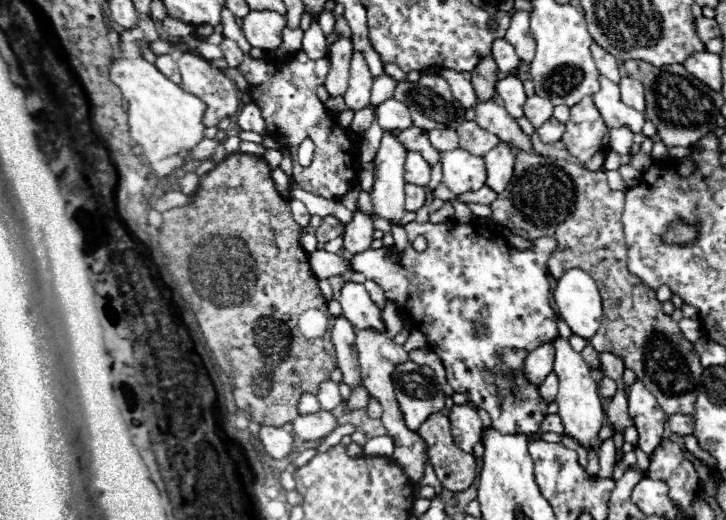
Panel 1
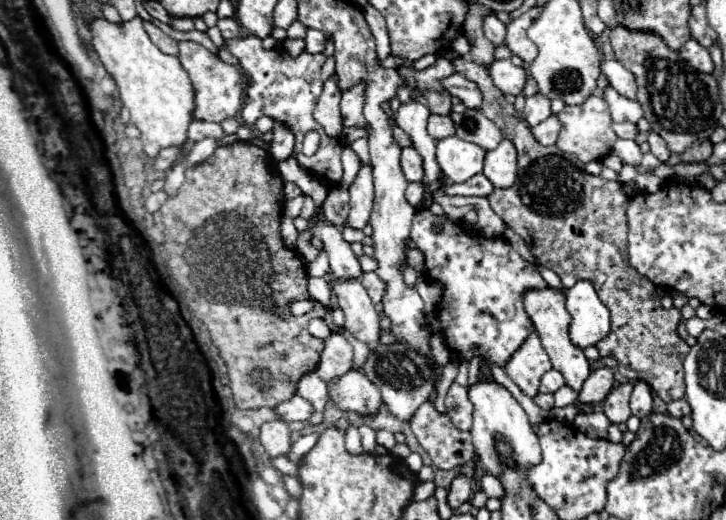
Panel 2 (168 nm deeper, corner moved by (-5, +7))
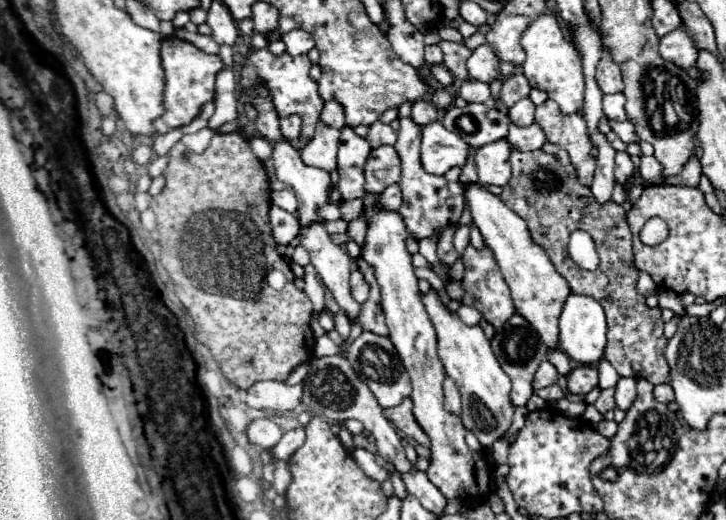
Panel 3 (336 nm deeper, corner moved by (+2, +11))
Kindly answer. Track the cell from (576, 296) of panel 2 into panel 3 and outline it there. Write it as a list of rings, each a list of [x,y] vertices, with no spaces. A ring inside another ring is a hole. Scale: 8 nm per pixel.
[[[571,293],[565,301],[565,307],[563,307],[563,313],[559,319],[559,345],[561,345],[561,349],[573,361],[577,361],[581,365],[595,365],[597,361],[603,359],[605,333],[607,333],[607,323],[605,323],[603,307],[593,297]]]

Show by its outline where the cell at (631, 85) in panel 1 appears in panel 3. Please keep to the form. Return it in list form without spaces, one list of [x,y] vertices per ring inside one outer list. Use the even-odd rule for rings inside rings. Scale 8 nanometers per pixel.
[[[605,53],[599,61],[599,69],[595,73],[595,79],[599,81],[599,87],[603,93],[621,93],[623,91],[623,77],[621,69],[611,61],[611,57]]]

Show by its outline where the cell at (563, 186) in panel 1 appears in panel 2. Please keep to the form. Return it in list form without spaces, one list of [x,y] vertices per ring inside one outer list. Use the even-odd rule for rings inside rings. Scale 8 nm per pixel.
[[[464,57],[456,59],[452,65],[458,73],[466,75],[470,81],[474,81],[480,87],[480,91],[484,95],[482,113],[490,121],[494,121],[500,127],[502,135],[512,139],[512,143],[518,149],[518,181],[508,189],[494,189],[490,193],[488,201],[490,201],[492,211],[498,217],[502,217],[526,241],[526,245],[532,249],[532,253],[538,257],[538,261],[544,267],[552,269],[562,279],[562,283],[566,287],[572,287],[578,279],[588,279],[594,285],[594,289],[598,291],[598,297],[610,309],[610,315],[612,315],[610,333],[602,341],[598,341],[598,345],[596,345],[596,349],[602,357],[614,355],[618,361],[618,371],[626,379],[646,381],[662,401],[670,403],[670,401],[682,399],[686,395],[682,361],[684,361],[686,353],[690,353],[690,347],[678,335],[678,323],[682,321],[682,315],[676,307],[664,309],[660,303],[660,297],[656,293],[656,285],[652,281],[648,281],[646,277],[642,277],[628,263],[628,243],[626,243],[628,195],[622,191],[622,183],[588,175],[578,157],[574,157],[572,153],[560,151],[556,145],[552,145],[552,147],[538,145],[538,141],[534,141],[530,127],[524,123],[524,117],[516,113],[514,105],[510,101],[506,101],[502,91],[498,87],[494,87],[494,83],[490,81],[488,69],[484,69],[482,65],[476,65]]]

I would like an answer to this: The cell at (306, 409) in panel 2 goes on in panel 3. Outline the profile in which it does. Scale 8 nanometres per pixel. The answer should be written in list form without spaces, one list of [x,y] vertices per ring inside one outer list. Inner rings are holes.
[[[257,381],[245,391],[245,403],[255,409],[287,413],[301,403],[303,385],[287,385],[281,381]]]

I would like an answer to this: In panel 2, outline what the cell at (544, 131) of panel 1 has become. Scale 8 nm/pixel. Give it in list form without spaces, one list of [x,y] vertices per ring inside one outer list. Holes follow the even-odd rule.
[[[550,115],[546,121],[542,121],[540,125],[532,127],[532,135],[542,145],[554,145],[556,139],[558,139],[560,129],[562,129],[562,121],[558,121],[556,115]]]

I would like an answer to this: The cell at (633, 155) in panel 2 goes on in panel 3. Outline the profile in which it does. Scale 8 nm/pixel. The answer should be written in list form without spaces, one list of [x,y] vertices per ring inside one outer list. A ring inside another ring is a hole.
[[[619,151],[619,153],[615,155],[615,181],[617,181],[619,185],[627,187],[627,181],[633,177],[633,173],[635,173],[635,165],[633,165],[629,153]]]

